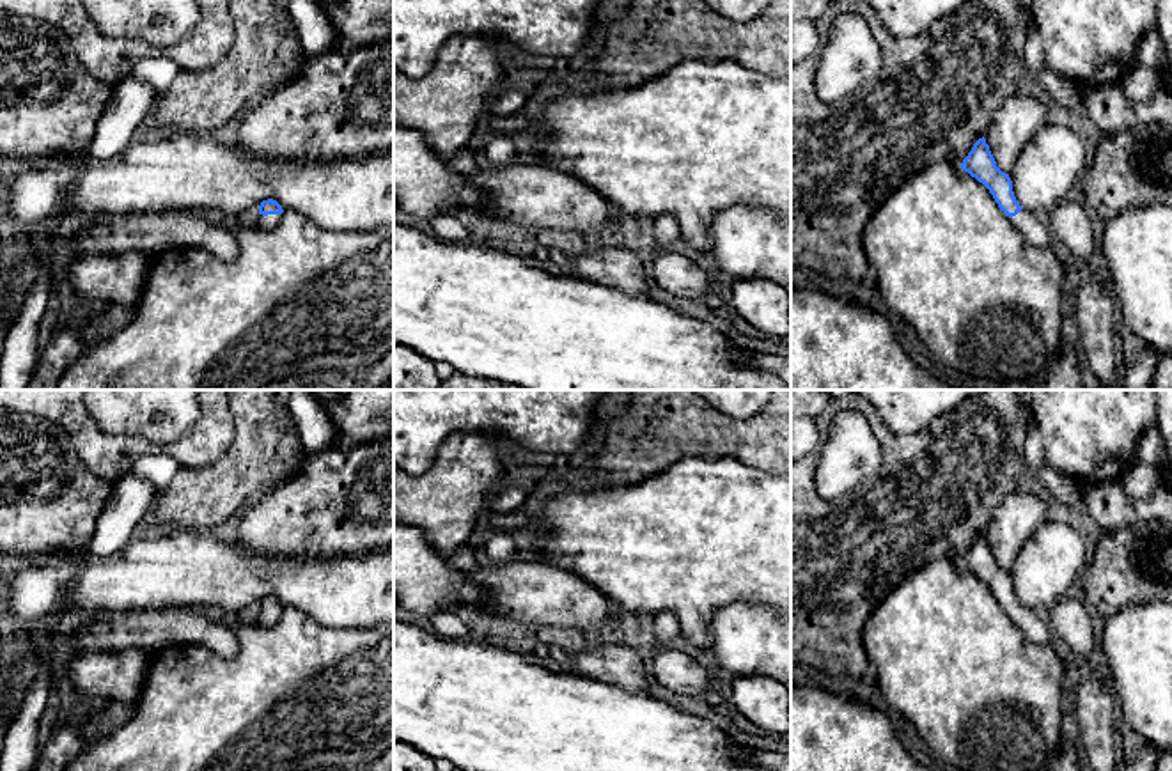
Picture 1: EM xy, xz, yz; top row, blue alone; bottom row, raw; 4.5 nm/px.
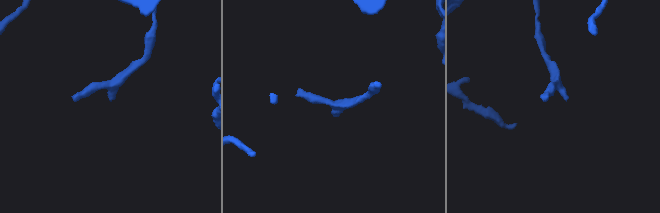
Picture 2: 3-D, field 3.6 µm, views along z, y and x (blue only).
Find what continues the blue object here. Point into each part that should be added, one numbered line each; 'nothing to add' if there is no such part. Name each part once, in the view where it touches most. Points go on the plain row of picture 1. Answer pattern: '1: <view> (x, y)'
1: xy (272, 617)

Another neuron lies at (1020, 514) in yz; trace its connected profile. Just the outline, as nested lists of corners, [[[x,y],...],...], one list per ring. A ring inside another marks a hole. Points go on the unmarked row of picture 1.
[[[1016,489],[993,512],[984,535],[996,564],[1011,571],[1028,537],[1050,519],[1039,495]]]

